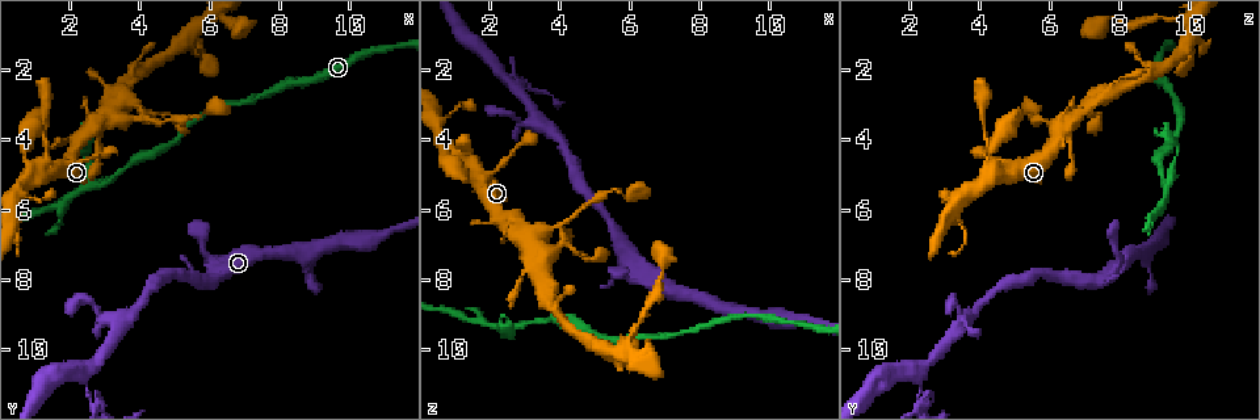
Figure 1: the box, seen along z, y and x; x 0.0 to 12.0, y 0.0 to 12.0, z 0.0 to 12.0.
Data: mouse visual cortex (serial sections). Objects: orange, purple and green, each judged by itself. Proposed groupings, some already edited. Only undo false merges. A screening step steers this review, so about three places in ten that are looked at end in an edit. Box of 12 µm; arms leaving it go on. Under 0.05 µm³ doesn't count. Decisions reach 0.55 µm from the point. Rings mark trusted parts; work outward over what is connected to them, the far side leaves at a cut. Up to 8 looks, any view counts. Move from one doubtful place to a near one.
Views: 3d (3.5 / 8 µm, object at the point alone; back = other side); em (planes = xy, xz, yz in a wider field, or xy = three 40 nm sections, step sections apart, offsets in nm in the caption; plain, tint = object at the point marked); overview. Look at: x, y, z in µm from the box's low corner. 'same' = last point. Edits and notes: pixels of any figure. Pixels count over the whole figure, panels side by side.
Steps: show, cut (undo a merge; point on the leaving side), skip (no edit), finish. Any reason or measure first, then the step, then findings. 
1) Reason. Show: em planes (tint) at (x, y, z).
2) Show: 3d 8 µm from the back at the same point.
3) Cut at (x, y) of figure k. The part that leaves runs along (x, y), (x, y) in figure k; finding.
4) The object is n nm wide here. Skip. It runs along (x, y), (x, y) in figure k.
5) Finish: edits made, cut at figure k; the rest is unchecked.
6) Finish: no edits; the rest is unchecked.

Three arms meet. Show: em xy step 3 (tint) at (2.7, 5.4, 9.3).

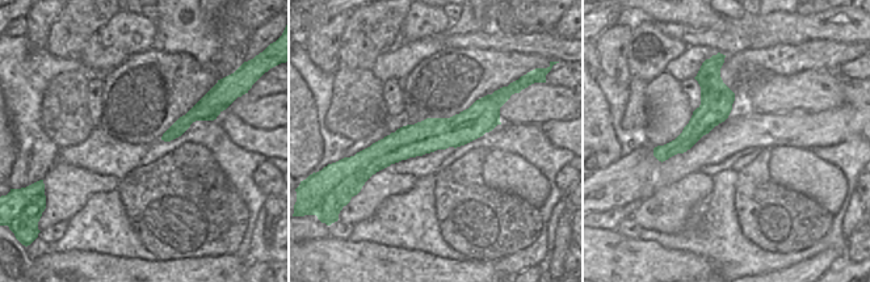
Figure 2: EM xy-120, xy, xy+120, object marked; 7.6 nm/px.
Wider look. Show: 3d 3.5 µm at the same point.

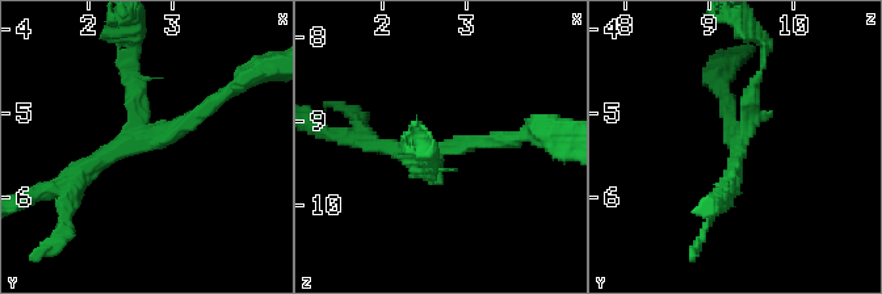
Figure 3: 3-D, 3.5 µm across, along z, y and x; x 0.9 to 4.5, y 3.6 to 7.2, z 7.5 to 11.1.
The object is 260 nm wide here. Skip. It runs along (221, 99), (75, 183) in figure 3; one cell here.

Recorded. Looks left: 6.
Sharp bend. Show: 3d 3.5 µm at (2.5, 8.6, 3.3).

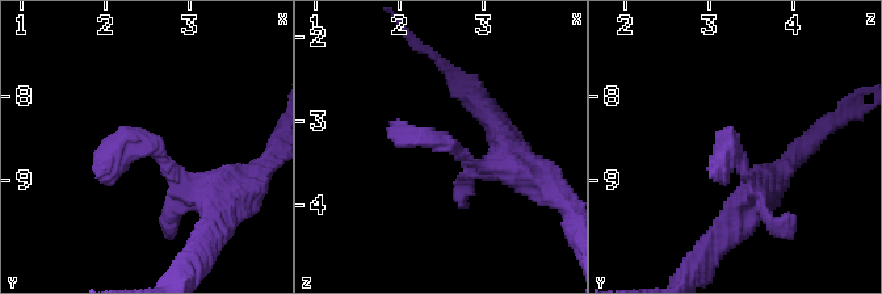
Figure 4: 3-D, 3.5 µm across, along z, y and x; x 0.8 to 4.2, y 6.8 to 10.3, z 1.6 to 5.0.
Show: em xy step 3 (tint) at (2.50, 8.55, 3.25).

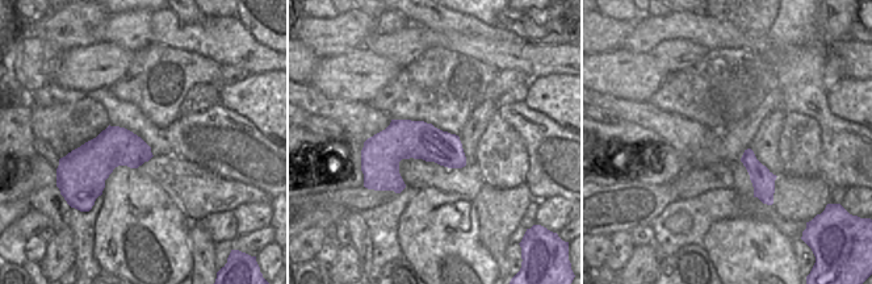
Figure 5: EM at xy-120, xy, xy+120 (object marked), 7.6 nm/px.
Show: em planes (tint) at the same point.

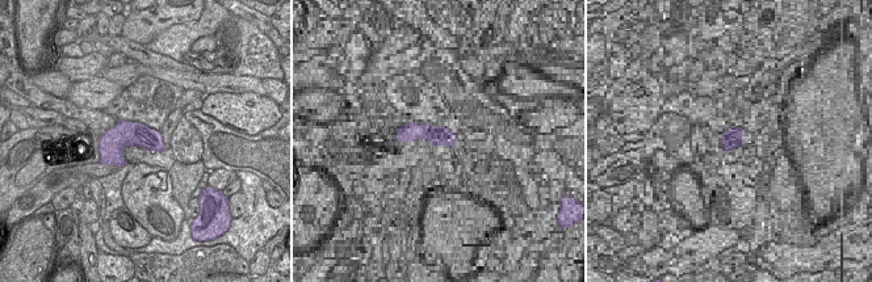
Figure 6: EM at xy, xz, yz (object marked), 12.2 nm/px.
Skip. It runs along (515, 163), (394, 137) in figure 4; continuous, no second cell.

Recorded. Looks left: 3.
Arms part here. Show: 3d 3.5 µm at (2.6, 10.6, 2.3).

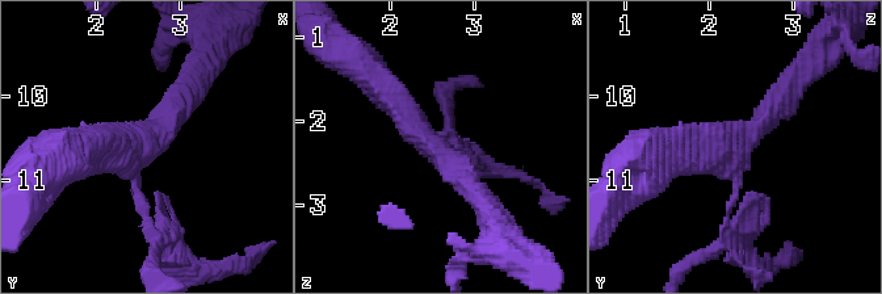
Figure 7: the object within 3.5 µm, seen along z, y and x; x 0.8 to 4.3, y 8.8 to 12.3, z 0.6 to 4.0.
3 arms meet here; the arms are 100, 300, 350 nm wide; need the tissue. Show: em planes (plain) at (2.55, 10.55, 2.30).

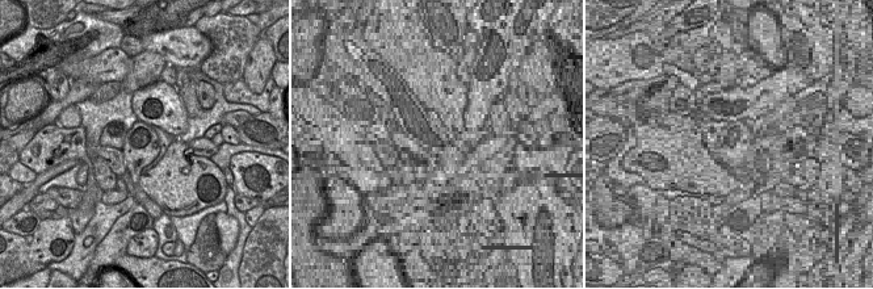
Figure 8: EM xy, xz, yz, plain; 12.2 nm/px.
Where the object lies. Show: em planes (tint) at the same point.

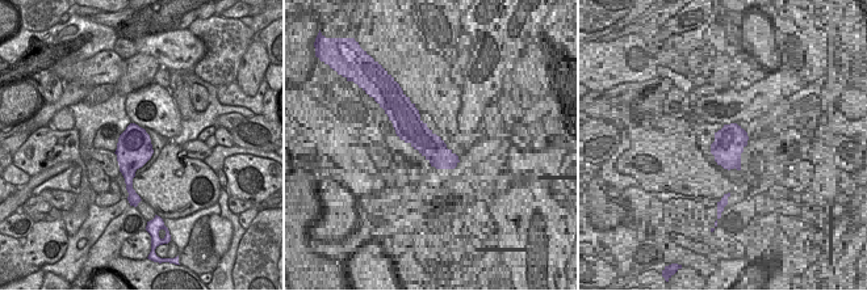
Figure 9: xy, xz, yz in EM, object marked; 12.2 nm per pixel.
Skip. It runs along (482, 200), (377, 79) in figure 7; all the same cell.

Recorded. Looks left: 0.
Finish: no edits; the rest is unchecked.

